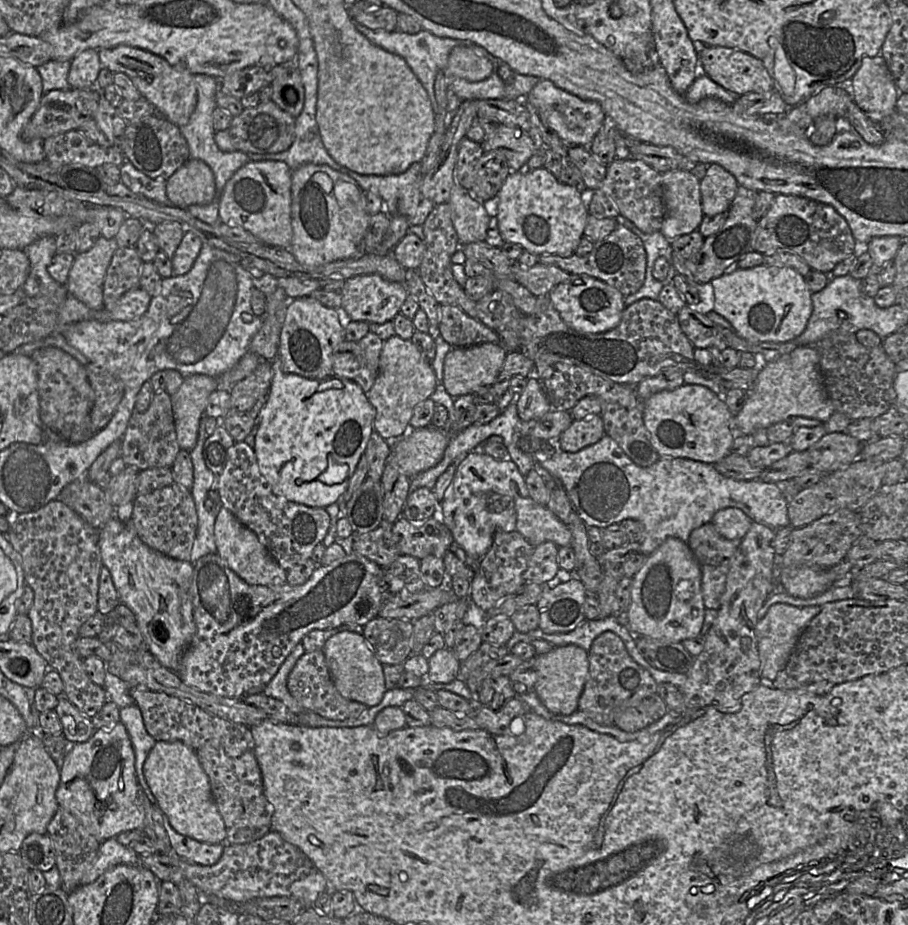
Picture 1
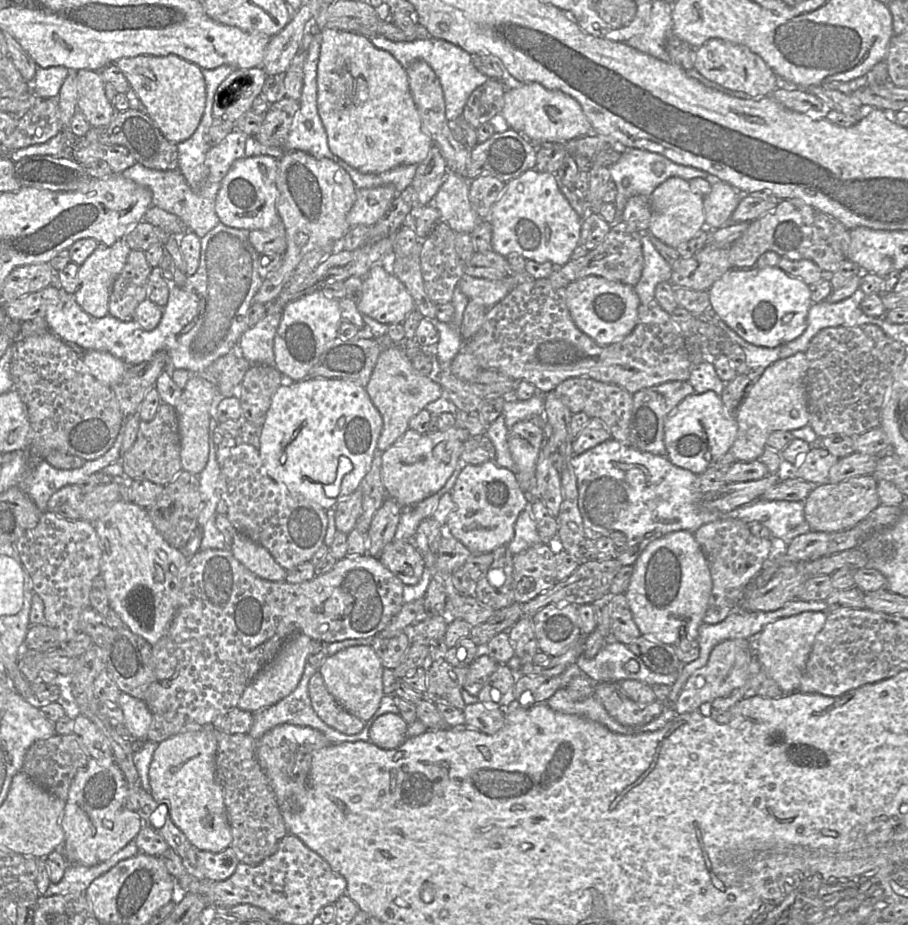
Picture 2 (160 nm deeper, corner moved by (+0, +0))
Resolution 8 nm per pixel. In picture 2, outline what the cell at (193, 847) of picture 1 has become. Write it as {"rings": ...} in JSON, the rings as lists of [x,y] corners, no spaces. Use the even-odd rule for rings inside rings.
{"rings":[[[231,847],[219,853],[198,850],[196,859],[196,870],[203,877],[222,881],[229,878],[236,870],[240,862]]]}

